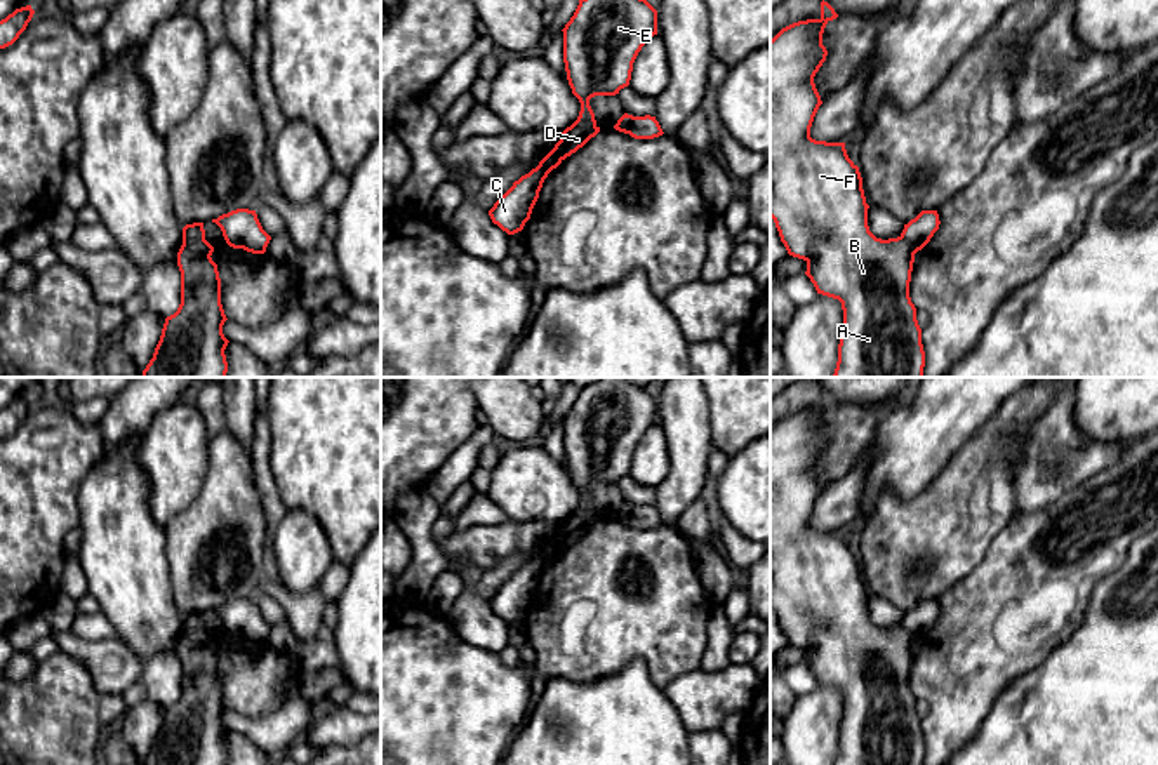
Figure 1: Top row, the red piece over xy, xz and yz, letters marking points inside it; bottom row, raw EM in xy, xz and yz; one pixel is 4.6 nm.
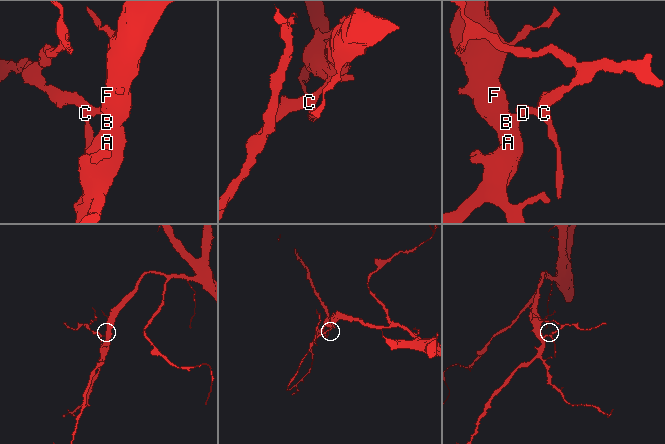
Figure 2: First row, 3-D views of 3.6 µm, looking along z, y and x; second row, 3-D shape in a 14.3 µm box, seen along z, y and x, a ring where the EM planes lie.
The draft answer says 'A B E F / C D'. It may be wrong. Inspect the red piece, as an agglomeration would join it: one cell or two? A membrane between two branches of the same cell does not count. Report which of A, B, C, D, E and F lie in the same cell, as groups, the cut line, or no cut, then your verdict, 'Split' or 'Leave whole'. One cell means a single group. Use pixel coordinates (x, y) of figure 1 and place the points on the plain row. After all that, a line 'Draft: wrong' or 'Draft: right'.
Groups: A B E F / C D. Split along xy (204, 628), (183, 635). Split
Draft: right

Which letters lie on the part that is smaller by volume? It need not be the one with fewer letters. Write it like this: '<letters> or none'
C, D

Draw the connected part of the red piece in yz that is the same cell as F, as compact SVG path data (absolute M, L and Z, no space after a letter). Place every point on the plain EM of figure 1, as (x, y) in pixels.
M821 391L821 407L793 412L770 429L770 607L789 645L807 652L805 664L817 683L838 688L843 713L838 751L833 765L923 765L925 741L916 697L909 687L915 642L897 626L876 628L868 615L868 598L859 556L849 548L845 532L826 532L810 527L814 506L822 494L814 466L826 450L822 422L838 403Z

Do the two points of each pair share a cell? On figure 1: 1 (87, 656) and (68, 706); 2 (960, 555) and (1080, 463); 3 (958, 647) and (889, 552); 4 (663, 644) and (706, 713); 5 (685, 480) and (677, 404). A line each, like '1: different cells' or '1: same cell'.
1: different cells
2: different cells
3: different cells
4: different cells
5: same cell

